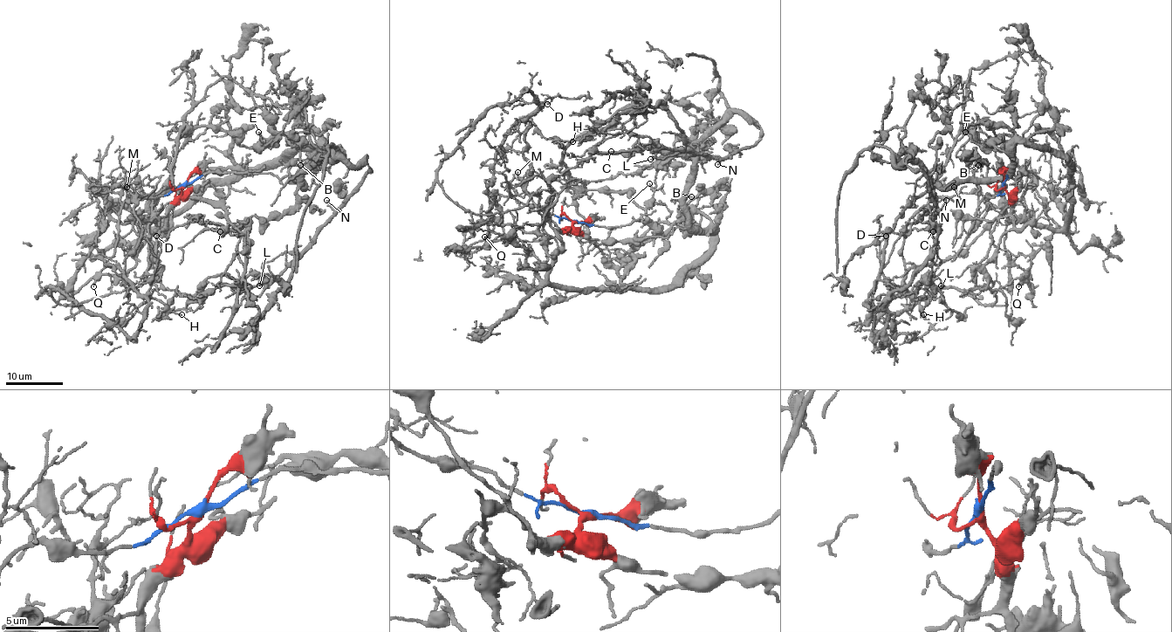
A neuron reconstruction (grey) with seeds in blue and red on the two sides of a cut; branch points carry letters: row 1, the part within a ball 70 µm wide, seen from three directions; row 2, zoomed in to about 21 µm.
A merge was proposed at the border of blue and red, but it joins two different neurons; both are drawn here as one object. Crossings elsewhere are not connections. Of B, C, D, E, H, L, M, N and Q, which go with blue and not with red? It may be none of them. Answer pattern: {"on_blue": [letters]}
{"on_blue": ["D", "H", "M"]}

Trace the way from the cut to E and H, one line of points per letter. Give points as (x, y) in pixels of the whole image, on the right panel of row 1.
E: (1004, 185), (1017, 229), (1067, 223), (1070, 164), (1031, 142), (995, 145), (1012, 135), (985, 149), (965, 133)
H: (1002, 185), (978, 204), (955, 257), (906, 273), (901, 291), (919, 298), (923, 314)

